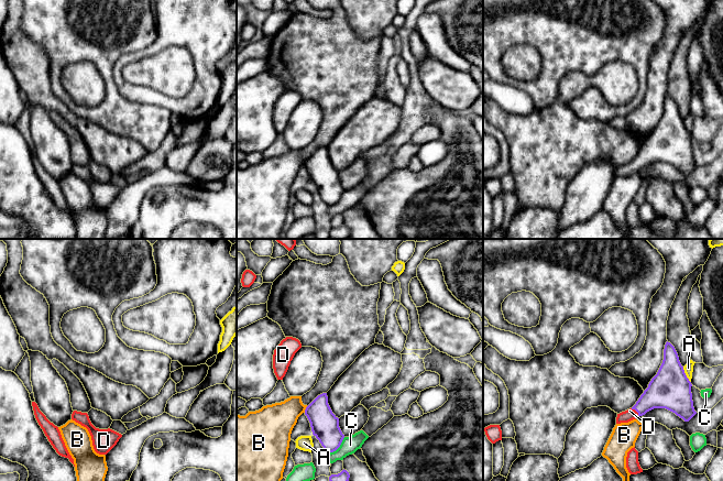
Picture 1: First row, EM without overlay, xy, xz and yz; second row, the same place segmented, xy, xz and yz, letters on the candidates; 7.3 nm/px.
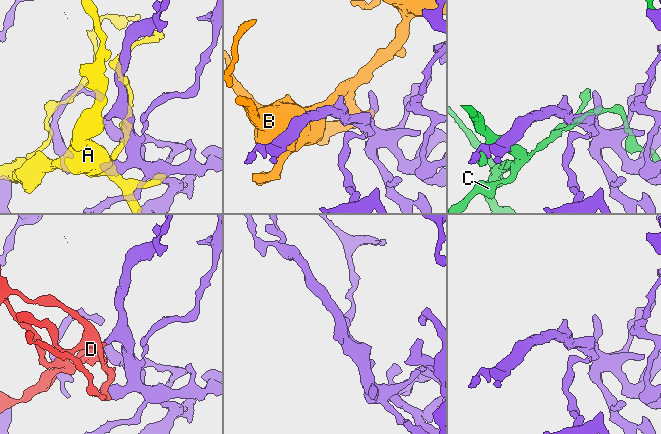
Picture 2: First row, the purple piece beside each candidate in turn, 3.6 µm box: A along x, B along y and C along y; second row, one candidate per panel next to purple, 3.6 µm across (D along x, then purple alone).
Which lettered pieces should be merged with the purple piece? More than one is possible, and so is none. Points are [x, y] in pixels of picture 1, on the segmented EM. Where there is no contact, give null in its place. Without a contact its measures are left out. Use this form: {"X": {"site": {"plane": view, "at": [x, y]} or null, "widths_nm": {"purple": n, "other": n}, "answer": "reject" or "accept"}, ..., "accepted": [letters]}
{"A": {"site": {"plane": "yz", "at": [685, 374]}, "widths_nm": {"purple": 300, "other": 70}, "answer": "reject"}, "B": {"site": {"plane": "xz", "at": [305, 410]}, "widths_nm": {"purple": 200, "other": 280}, "answer": "reject"}, "C": {"site": {"plane": "xz", "at": [338, 447]}, "widths_nm": {"purple": 200, "other": 120}, "answer": "reject"}, "D": {"site": {"plane": "yz", "at": [635, 410]}, "widths_nm": {"purple": 240, "other": 90}, "answer": "accept"}, "accepted": ["D"]}

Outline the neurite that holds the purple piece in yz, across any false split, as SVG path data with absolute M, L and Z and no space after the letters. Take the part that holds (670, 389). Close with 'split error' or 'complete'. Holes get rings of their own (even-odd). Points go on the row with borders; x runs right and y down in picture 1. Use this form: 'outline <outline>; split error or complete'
outline M667 341L664 360L657 374L651 379L636 404L617 414L616 424L628 423L654 408L666 408L684 422L689 422L697 414L691 386L675 347Z; split error

